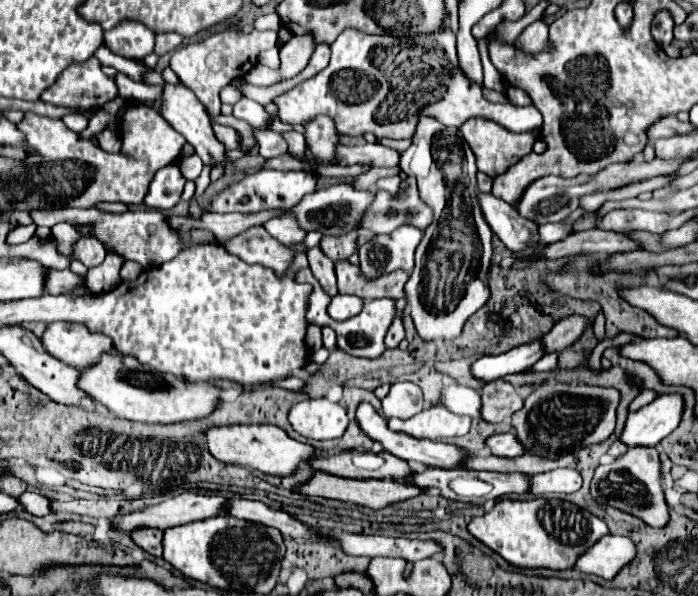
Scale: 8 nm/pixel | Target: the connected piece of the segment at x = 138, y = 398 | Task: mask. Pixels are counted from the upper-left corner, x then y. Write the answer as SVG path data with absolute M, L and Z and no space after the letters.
M116 353L102 355L102 363L98 363L98 367L82 371L80 383L82 389L102 403L110 413L138 423L180 423L204 419L214 413L216 405L220 403L220 389L212 383L188 383L170 373L162 373L160 377L160 371L154 371L150 365L142 365L134 357Z

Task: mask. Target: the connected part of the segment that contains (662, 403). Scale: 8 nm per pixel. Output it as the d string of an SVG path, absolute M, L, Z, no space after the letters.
M678 393L656 397L650 405L630 413L620 435L626 447L656 447L680 423L682 397Z

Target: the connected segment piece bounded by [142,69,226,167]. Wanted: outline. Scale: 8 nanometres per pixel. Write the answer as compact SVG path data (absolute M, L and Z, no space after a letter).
M150 69L142 75L142 81L148 83L148 85L160 85L162 87L162 97L160 97L160 115L178 131L184 135L184 139L194 147L194 151L200 155L200 159L204 161L204 165L220 165L224 167L226 165L226 151L224 151L224 145L218 143L218 139L214 137L212 133L212 123L208 121L208 115L206 115L206 109L202 107L202 103L198 101L198 97L184 85L172 85L172 83L166 83L164 77L156 71L156 69Z

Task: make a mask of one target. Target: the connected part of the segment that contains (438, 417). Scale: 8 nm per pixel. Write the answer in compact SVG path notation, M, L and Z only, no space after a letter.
M442 405L424 409L410 419L388 419L388 427L392 431L398 429L412 437L430 441L446 441L452 437L462 437L470 431L470 425L472 425L470 417L454 415L446 411L446 407Z

